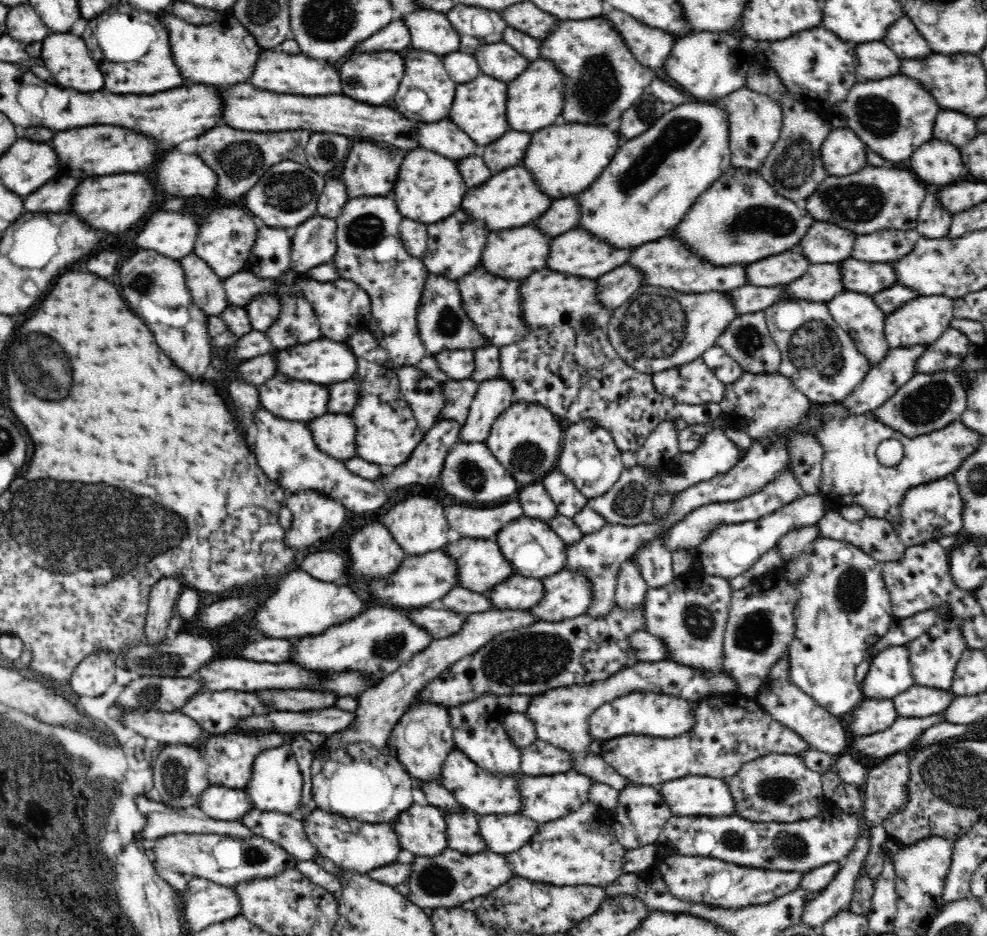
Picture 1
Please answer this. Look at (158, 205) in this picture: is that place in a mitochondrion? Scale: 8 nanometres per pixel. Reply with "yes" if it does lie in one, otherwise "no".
no

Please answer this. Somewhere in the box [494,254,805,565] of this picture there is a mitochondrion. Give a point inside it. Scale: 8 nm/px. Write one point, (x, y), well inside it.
(654, 326)

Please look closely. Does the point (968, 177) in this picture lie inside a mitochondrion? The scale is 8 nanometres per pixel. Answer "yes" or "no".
no

